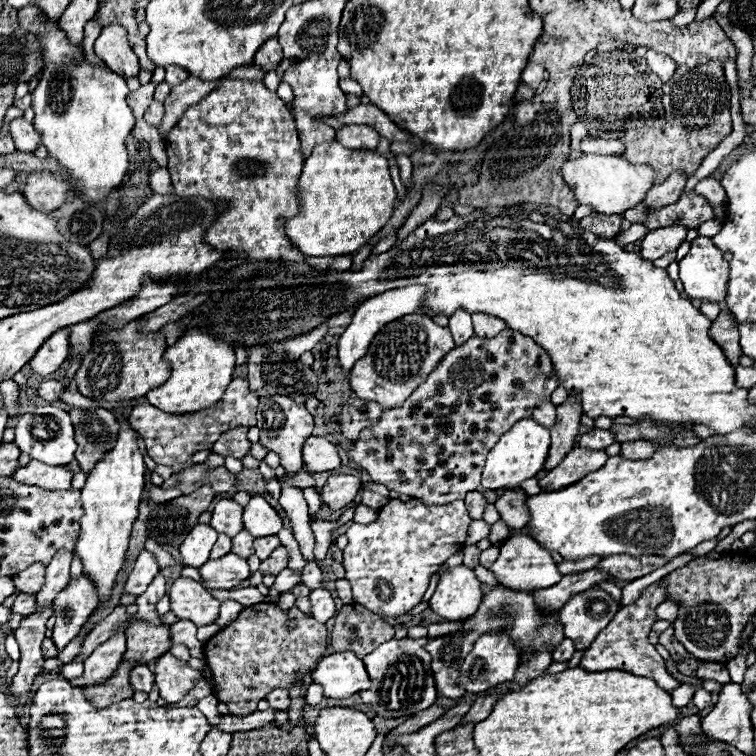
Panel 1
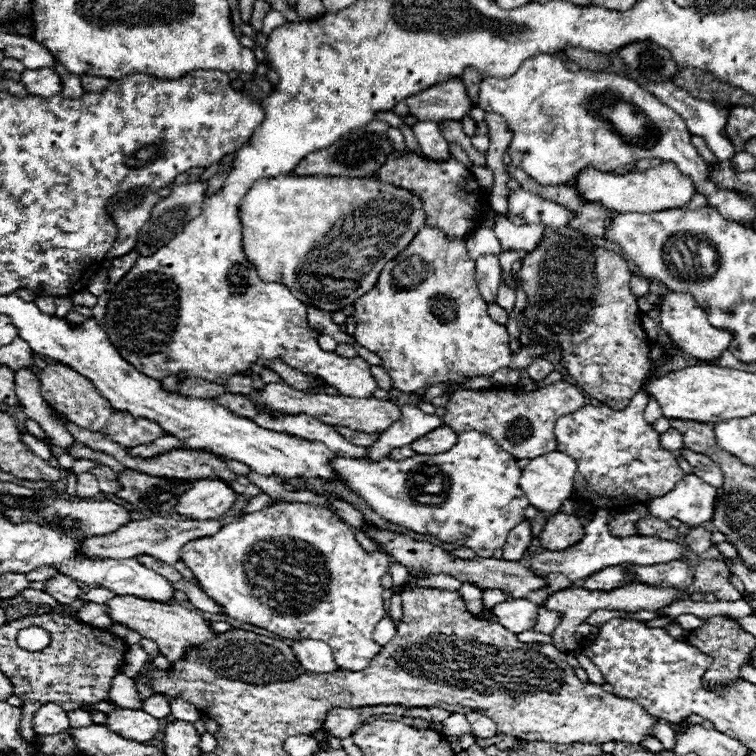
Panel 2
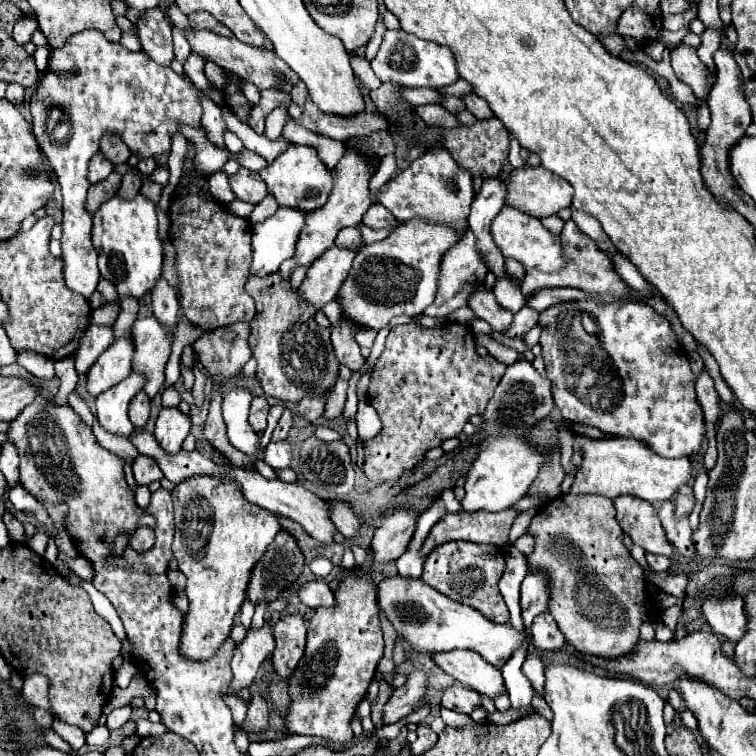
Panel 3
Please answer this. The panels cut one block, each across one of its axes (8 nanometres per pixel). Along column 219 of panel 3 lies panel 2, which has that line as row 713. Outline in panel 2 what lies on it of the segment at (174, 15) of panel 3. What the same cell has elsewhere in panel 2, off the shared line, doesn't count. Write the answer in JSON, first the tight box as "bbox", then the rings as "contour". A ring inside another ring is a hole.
{"bbox":[32,704,70,734],"contour":[[[44,704],[36,710],[32,720],[36,734],[58,734],[70,728],[66,712],[56,704]]]}

